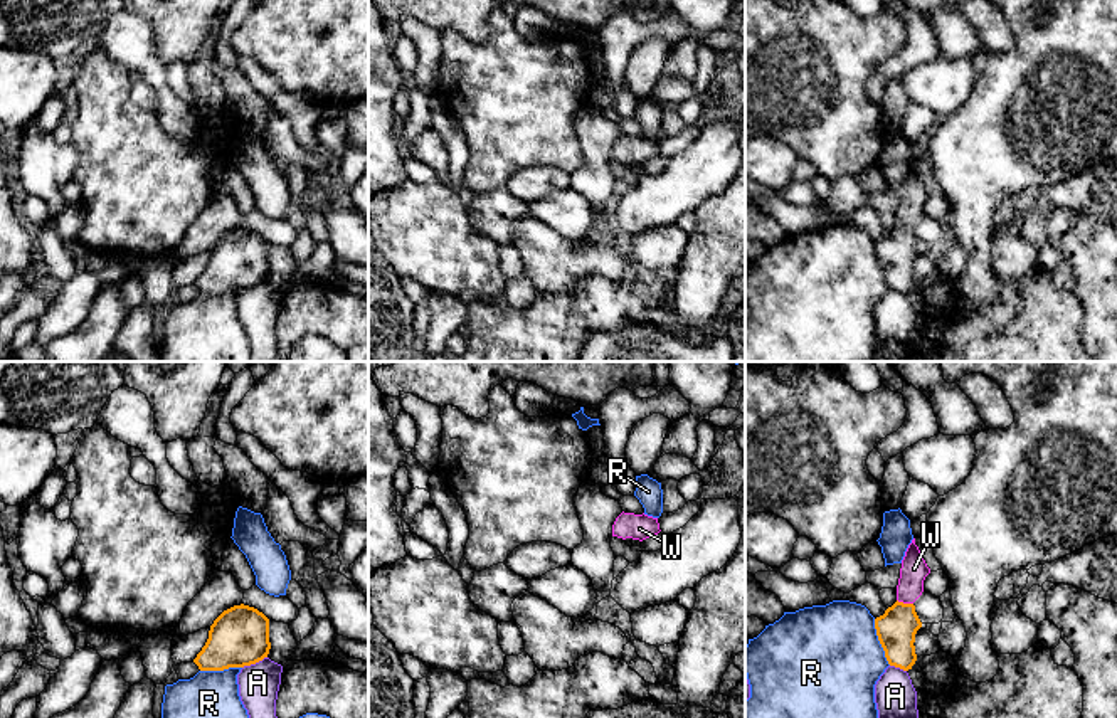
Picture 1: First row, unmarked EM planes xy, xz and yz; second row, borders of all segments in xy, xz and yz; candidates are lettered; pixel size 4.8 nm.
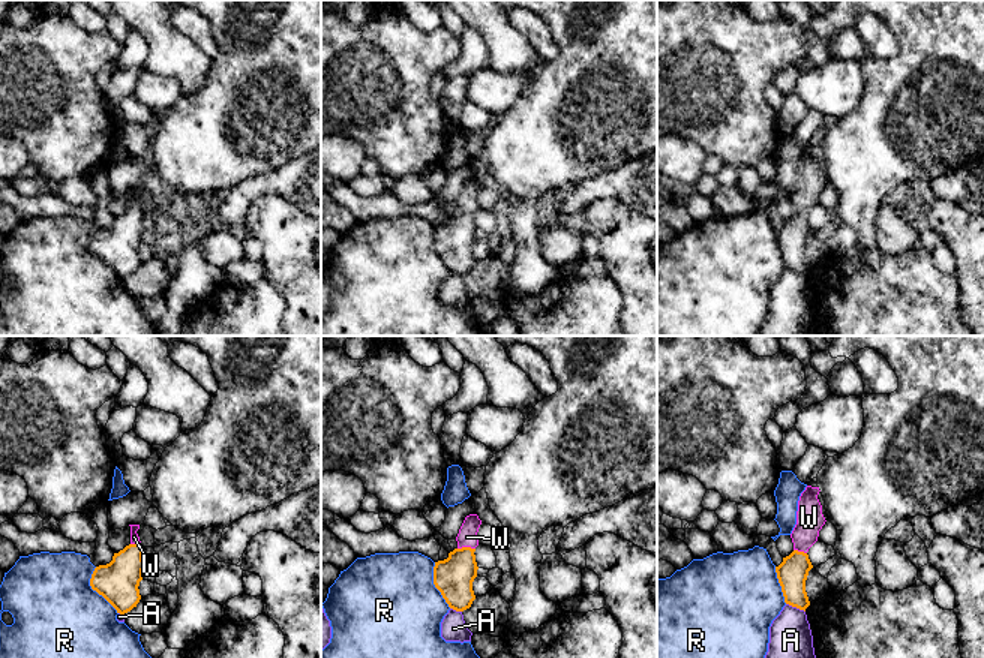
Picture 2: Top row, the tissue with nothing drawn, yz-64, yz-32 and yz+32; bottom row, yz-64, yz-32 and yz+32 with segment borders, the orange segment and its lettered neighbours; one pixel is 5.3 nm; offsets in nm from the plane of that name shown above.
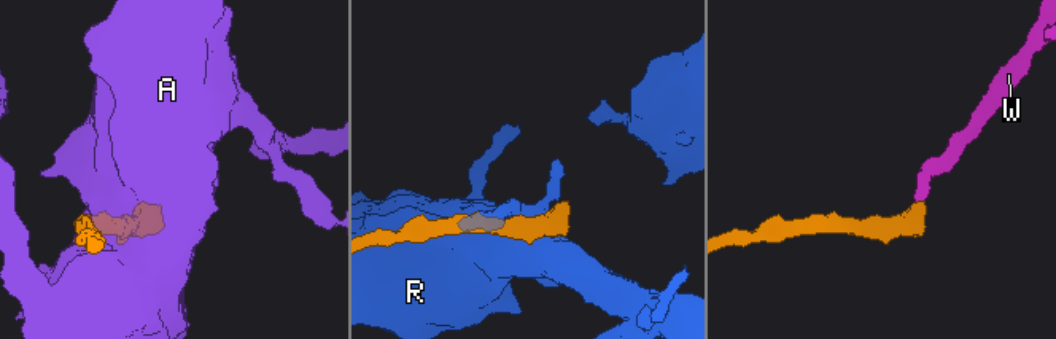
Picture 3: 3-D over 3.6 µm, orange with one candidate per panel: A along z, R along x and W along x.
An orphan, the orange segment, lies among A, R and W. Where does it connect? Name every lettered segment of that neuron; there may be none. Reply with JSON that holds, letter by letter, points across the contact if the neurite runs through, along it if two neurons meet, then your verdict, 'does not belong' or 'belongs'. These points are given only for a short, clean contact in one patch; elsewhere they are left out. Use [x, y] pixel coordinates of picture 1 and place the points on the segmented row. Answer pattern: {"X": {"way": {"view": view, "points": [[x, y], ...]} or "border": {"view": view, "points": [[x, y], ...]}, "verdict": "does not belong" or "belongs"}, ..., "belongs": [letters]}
{"A": {"verdict": "does not belong"}, "R": {"verdict": "does not belong"}, "W": {"way": {"view": "yz", "points": [[897, 628], [905, 604], [914, 569]]}, "verdict": "belongs"}, "belongs": ["W"]}

